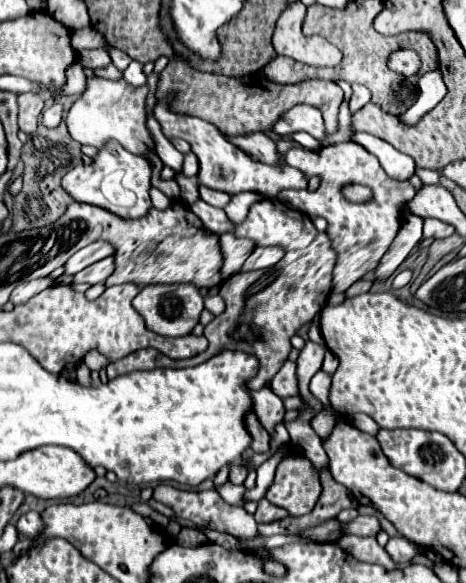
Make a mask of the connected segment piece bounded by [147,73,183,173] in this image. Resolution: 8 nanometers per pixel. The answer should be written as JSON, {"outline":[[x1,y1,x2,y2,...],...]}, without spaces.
{"outline":[[151,73,149,77,147,77,147,83,149,83,149,87,151,87,151,95,147,97,147,111,149,111,149,127,151,127,151,133,155,135,155,141,157,141,157,155,159,155,159,159,167,165,167,167,171,167,175,173,181,173,181,169,183,169,183,155,171,145,171,141,163,135,163,131,161,131,161,127,159,127,159,123,155,121,155,117,153,117,153,105,155,105,155,83,157,83,157,75,155,73]]}

